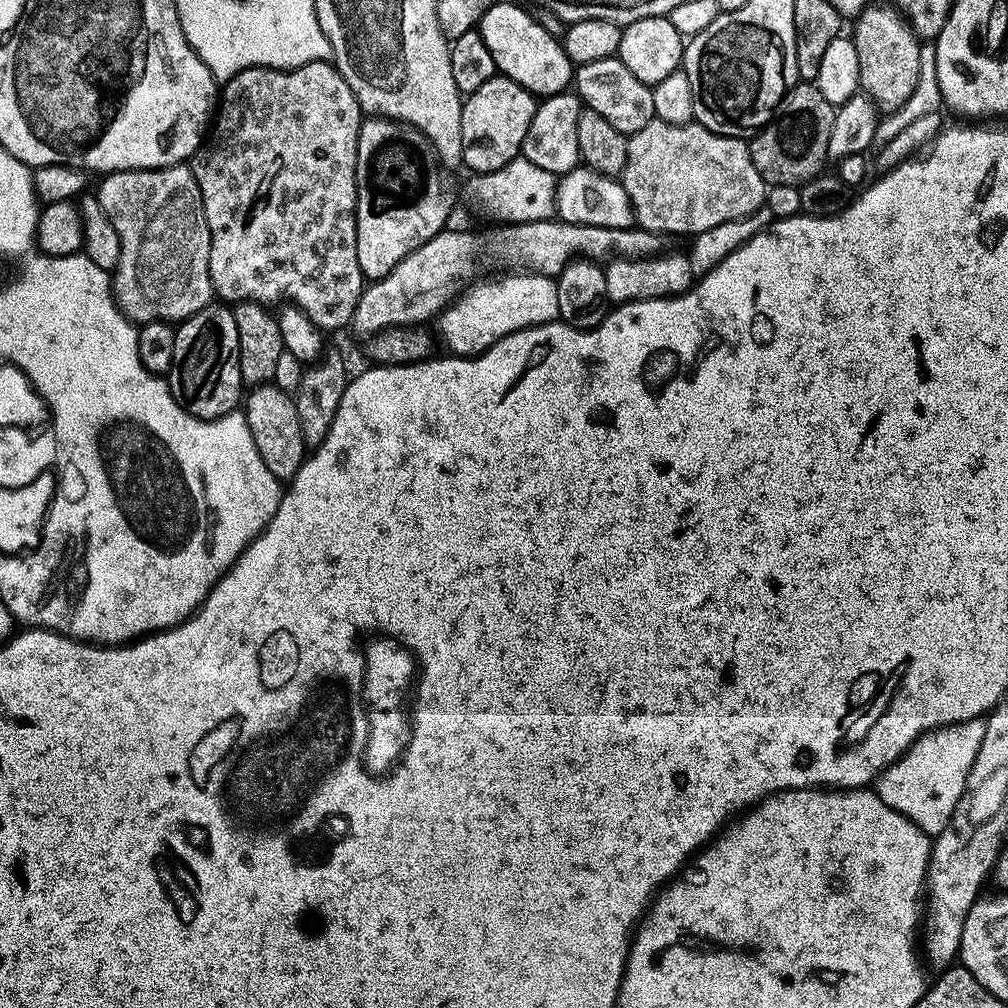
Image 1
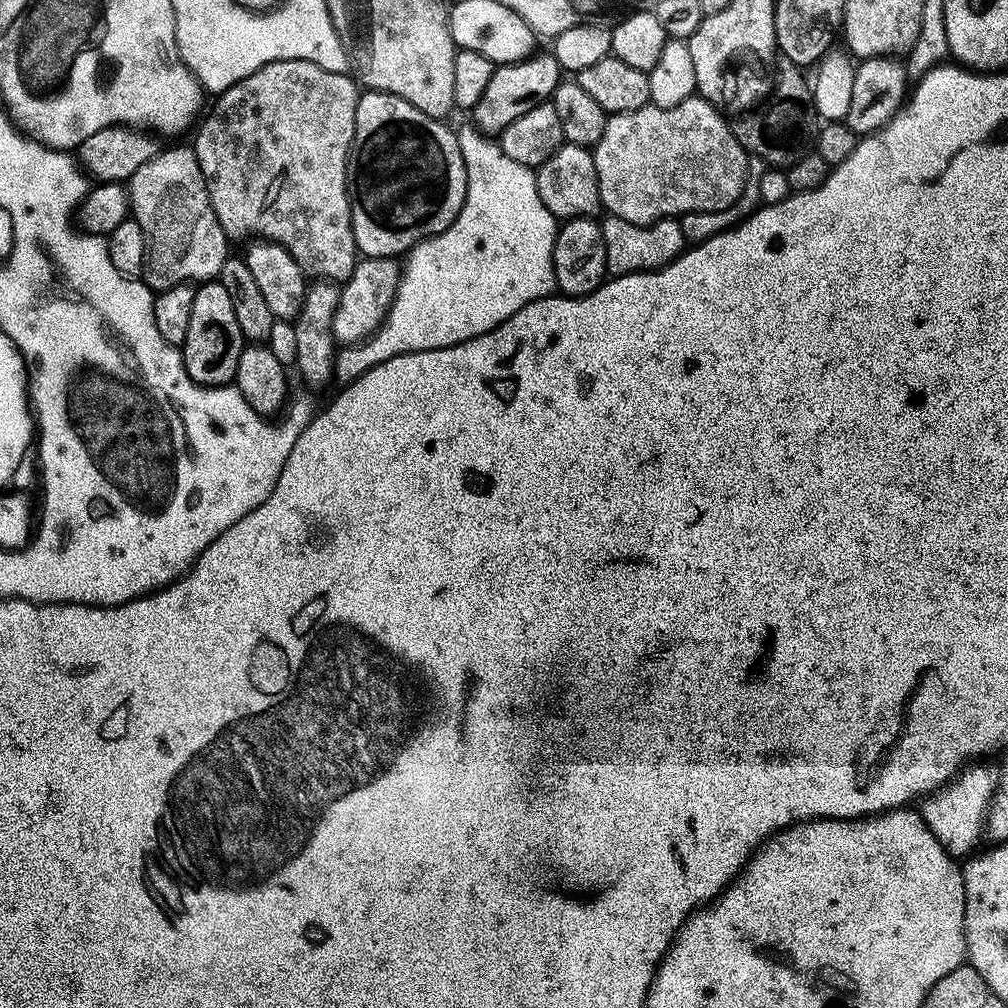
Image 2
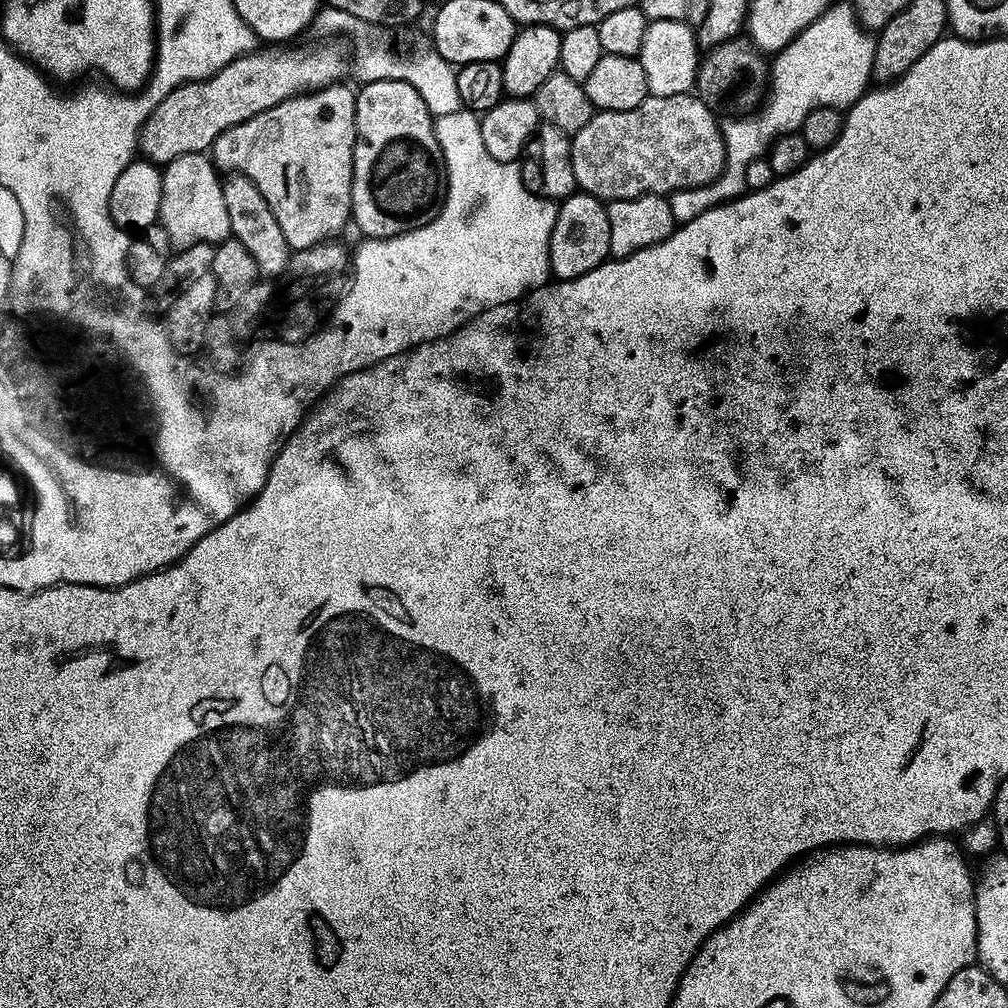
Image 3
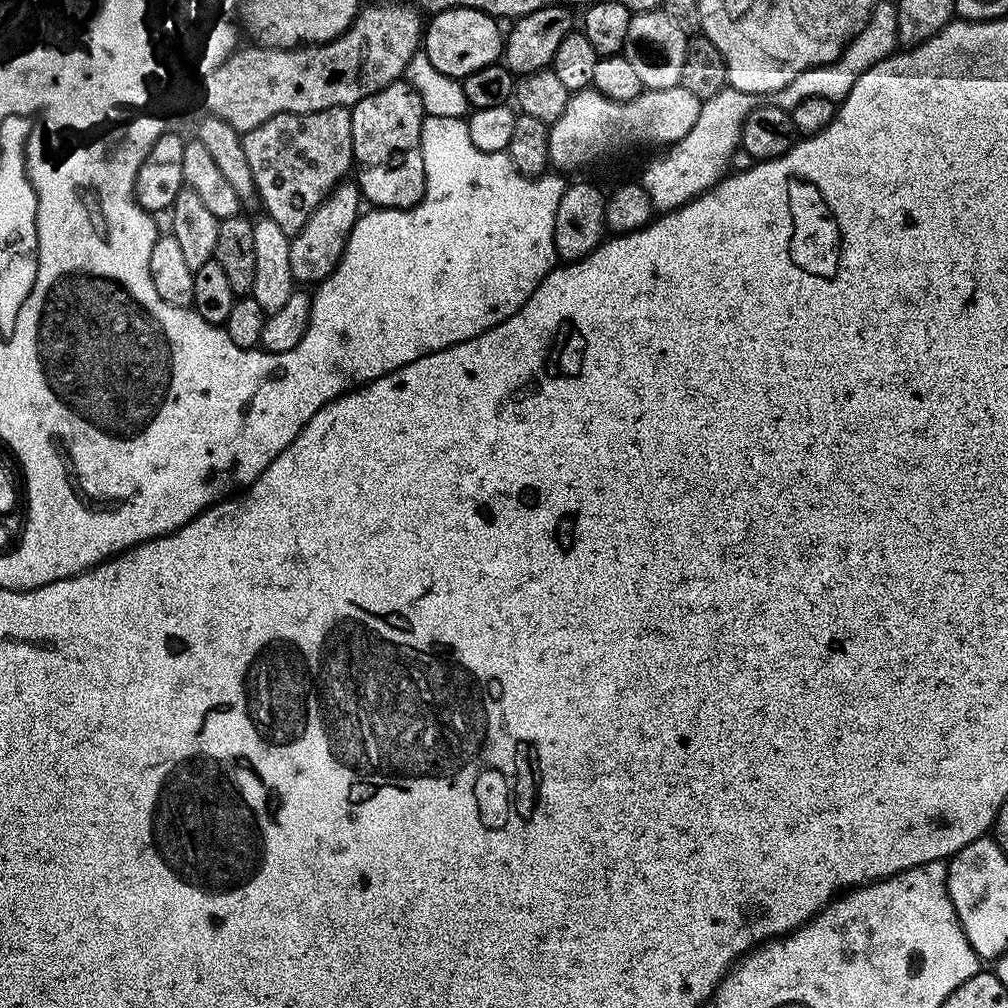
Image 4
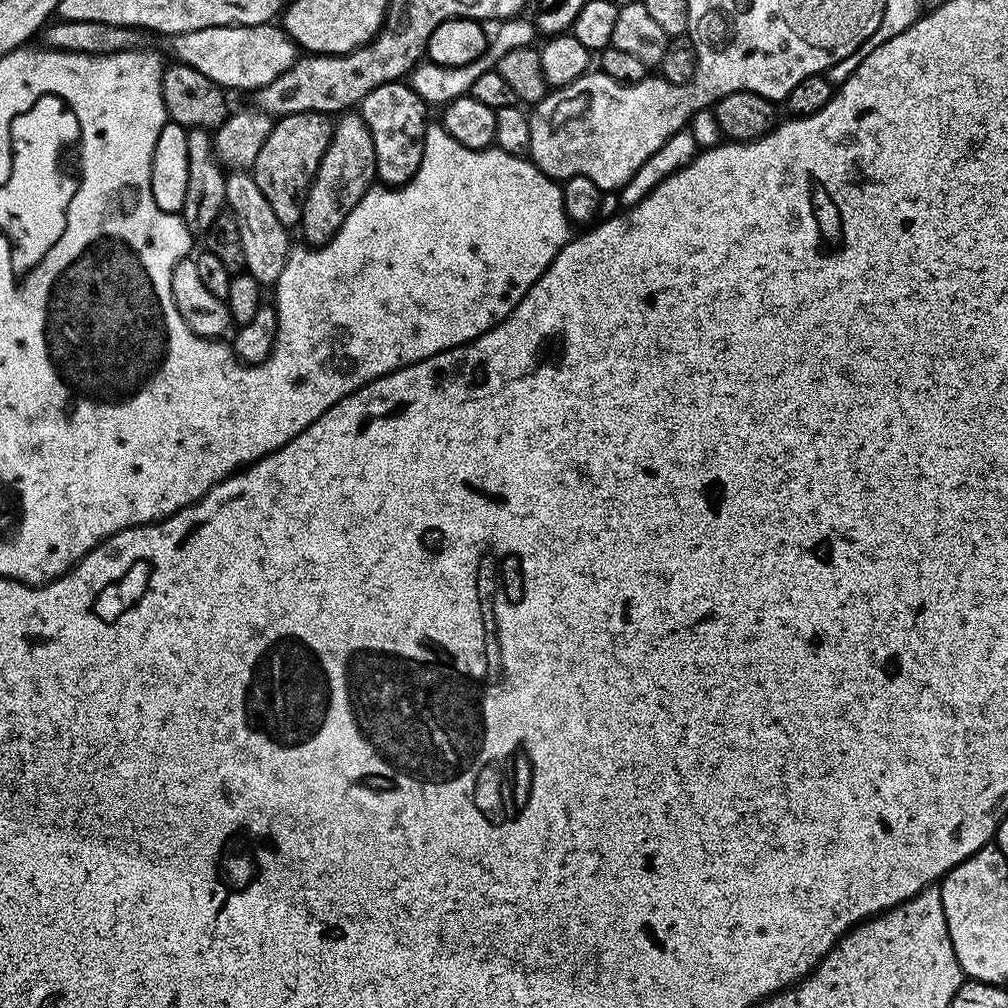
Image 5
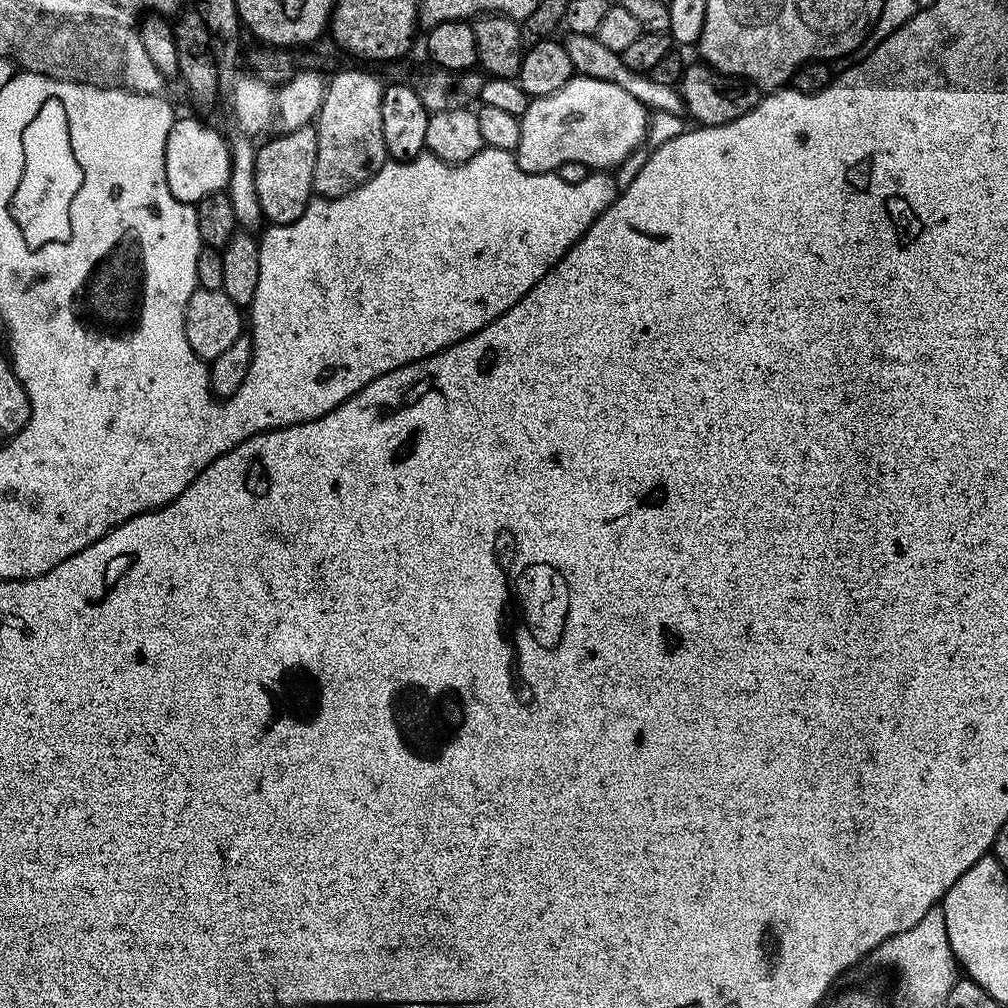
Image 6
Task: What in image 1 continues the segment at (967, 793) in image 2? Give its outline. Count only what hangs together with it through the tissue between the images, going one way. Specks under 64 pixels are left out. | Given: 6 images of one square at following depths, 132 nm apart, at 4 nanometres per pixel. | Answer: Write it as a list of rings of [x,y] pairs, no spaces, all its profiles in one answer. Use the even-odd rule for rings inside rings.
[[[986,718],[925,732],[898,760],[877,777],[874,791],[882,802],[898,810],[929,836],[935,838],[948,828],[954,810],[965,792],[970,770],[977,765],[982,741],[986,736]]]

